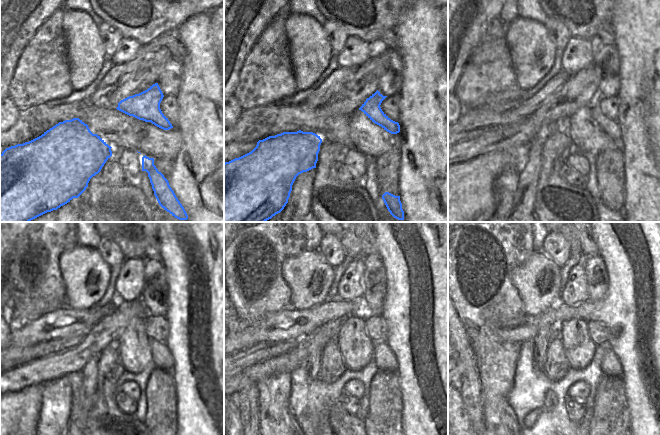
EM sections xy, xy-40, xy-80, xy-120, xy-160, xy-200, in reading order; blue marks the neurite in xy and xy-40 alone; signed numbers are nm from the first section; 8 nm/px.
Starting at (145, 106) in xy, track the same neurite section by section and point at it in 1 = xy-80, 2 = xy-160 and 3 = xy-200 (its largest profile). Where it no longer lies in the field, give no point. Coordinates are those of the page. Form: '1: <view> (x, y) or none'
1: xy-80 (611, 127)
2: xy-160 (384, 358)
3: xy-200 (611, 366)

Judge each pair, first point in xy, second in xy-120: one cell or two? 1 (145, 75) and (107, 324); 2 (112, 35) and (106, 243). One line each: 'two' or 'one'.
1: one
2: one

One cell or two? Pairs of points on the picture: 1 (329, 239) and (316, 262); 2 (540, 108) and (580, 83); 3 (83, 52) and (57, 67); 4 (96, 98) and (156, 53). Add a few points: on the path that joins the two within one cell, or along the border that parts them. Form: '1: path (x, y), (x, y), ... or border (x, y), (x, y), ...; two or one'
1: border (318, 249), (333, 268); two
2: path (550, 104), (564, 94), (570, 93); one
3: border (65, 38), (68, 54), (69, 82), (71, 84); two
4: path (111, 94), (141, 68); one

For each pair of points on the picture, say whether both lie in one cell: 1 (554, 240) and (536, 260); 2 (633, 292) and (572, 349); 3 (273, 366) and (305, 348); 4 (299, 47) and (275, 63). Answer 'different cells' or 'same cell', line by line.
1: different cells
2: different cells
3: same cell
4: different cells

